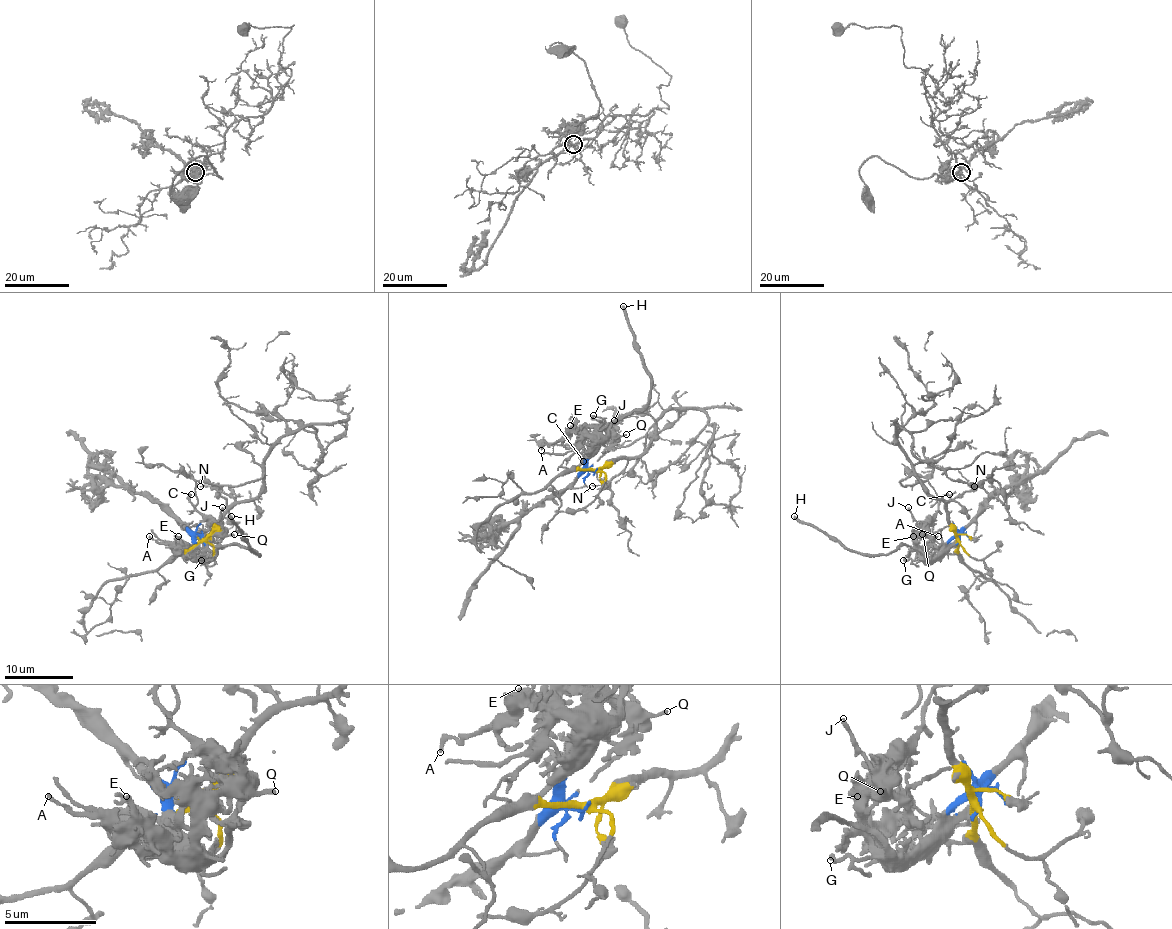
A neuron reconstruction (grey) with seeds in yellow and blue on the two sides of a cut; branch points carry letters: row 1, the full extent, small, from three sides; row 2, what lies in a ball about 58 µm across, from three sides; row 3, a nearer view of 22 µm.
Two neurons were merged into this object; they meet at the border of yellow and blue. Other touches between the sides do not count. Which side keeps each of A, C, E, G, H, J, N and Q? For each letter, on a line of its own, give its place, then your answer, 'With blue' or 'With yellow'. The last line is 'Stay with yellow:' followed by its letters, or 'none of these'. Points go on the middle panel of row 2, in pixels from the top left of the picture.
A: Place: (541, 450). With blue
C: Place: (583, 461). With blue
E: Place: (570, 425). With blue
G: Place: (593, 415). With blue
H: Place: (623, 306). With blue
J: Place: (614, 420). With blue
N: Place: (592, 486). With yellow
Q: Place: (626, 434). With blue
Stay with yellow: N

